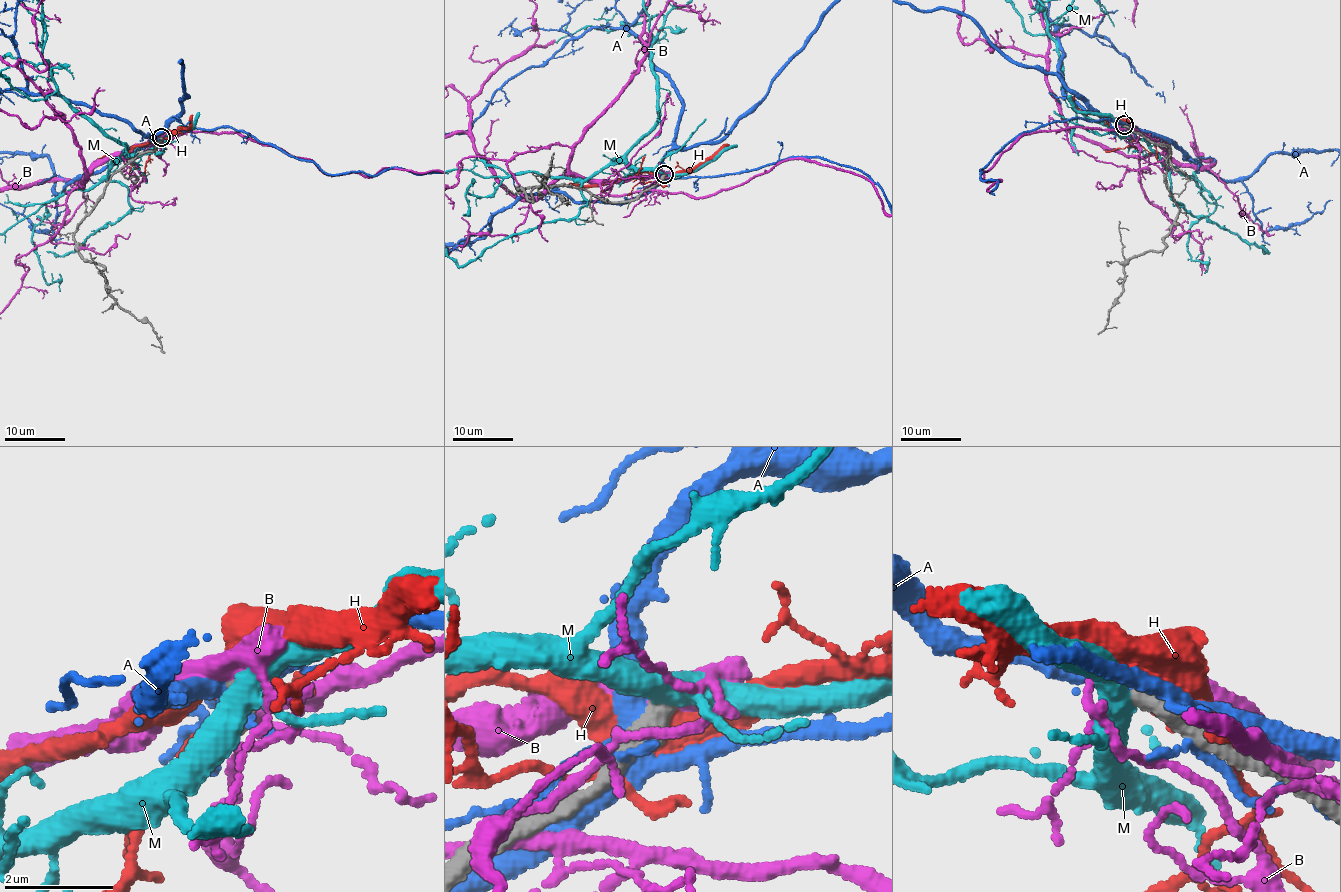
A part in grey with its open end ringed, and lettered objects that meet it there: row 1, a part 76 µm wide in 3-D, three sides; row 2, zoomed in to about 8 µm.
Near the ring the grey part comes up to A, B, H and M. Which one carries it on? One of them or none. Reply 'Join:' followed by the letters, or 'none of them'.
Join: none of them

